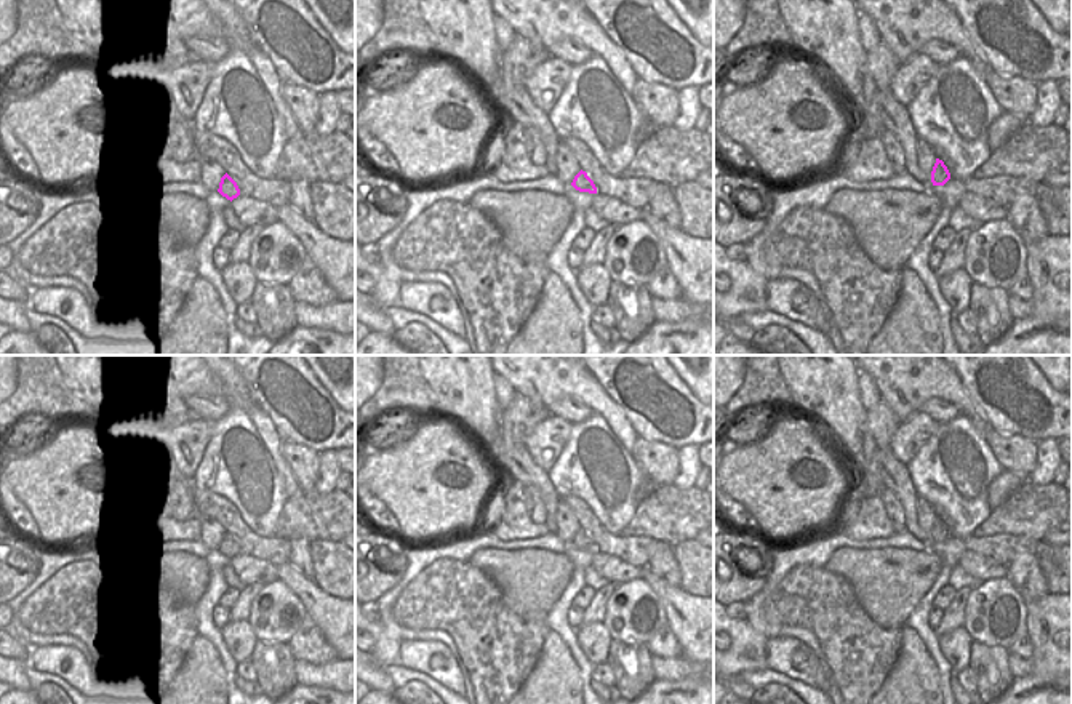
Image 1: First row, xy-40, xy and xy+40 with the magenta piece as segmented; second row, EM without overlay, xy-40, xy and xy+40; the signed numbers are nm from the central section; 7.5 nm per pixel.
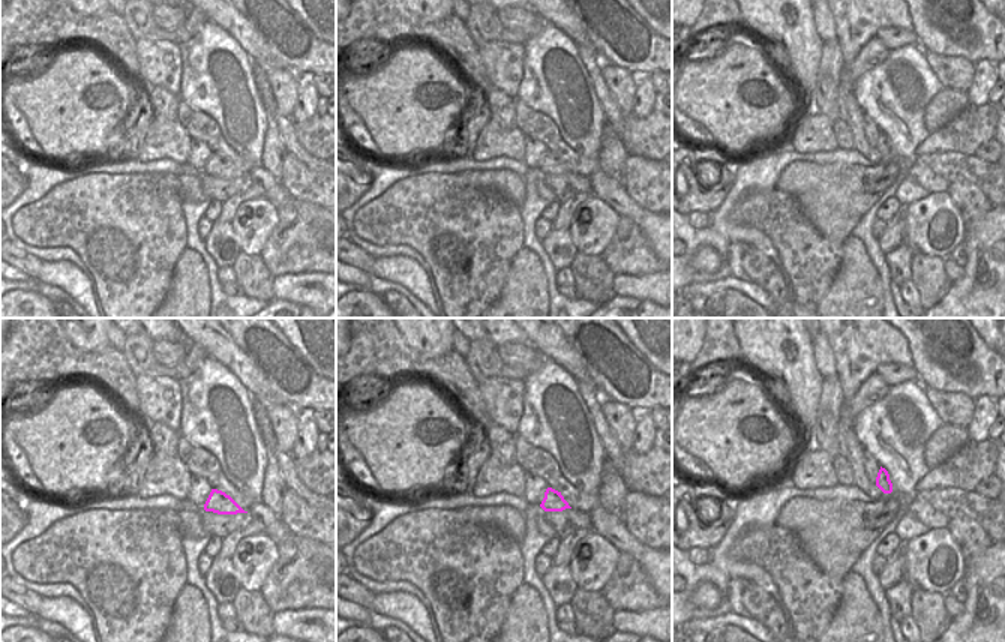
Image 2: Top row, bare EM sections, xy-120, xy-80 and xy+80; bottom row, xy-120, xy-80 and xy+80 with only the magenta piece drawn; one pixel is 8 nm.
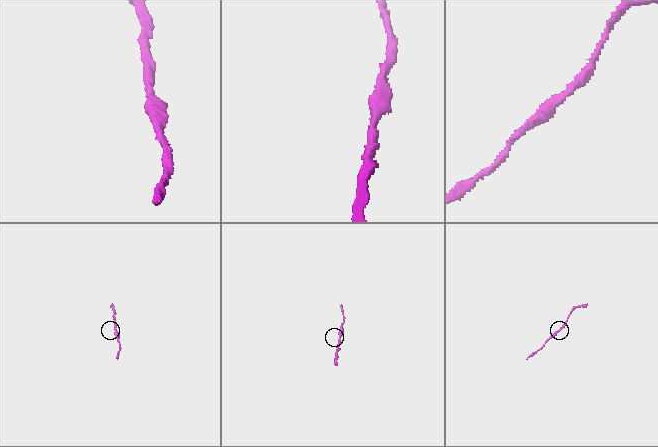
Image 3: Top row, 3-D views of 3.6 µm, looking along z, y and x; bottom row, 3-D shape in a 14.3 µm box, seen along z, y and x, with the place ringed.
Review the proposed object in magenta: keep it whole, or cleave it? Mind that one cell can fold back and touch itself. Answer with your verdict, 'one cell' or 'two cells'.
one cell

